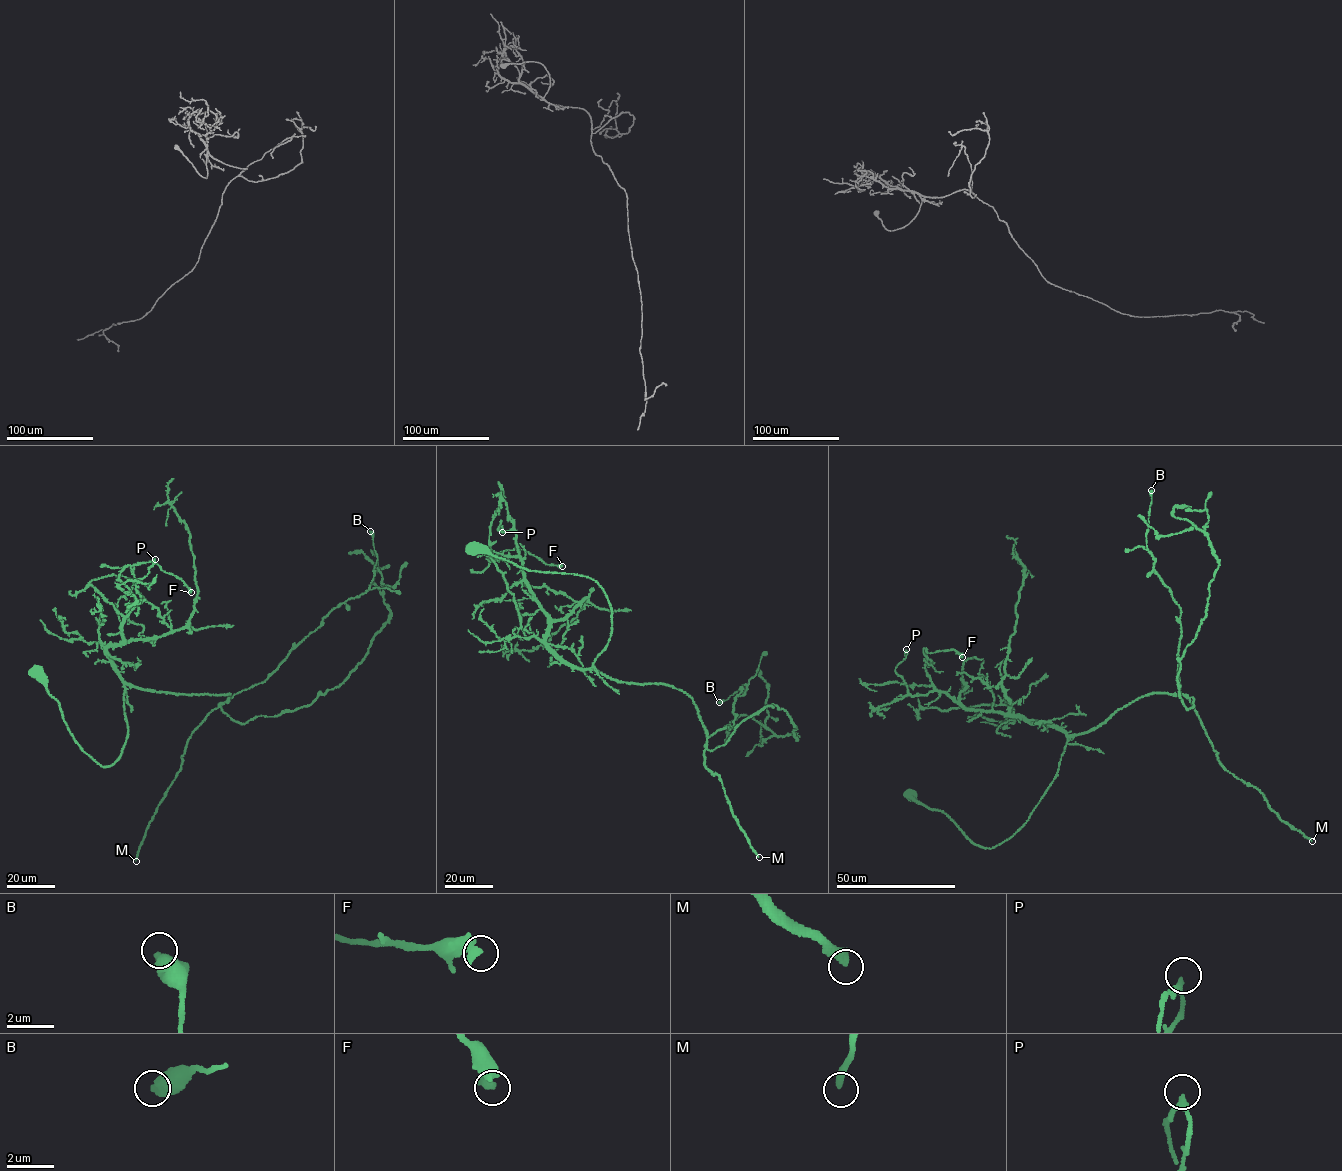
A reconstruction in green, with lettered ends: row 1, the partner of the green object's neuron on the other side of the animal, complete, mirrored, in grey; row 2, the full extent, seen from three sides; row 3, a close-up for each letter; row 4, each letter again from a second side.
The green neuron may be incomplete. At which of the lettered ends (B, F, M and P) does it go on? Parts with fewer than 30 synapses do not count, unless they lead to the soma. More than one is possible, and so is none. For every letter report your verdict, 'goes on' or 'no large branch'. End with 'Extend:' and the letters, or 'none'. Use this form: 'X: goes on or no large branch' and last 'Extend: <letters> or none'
B: no large branch
F: no large branch
M: goes on
P: no large branch
Extend: M

